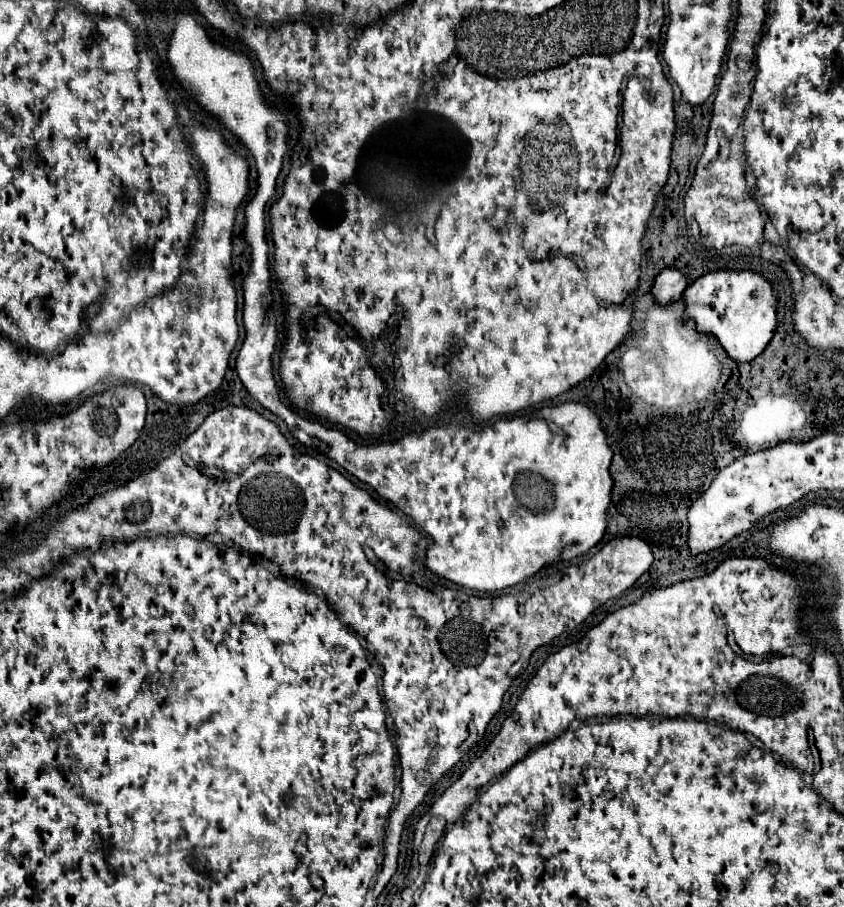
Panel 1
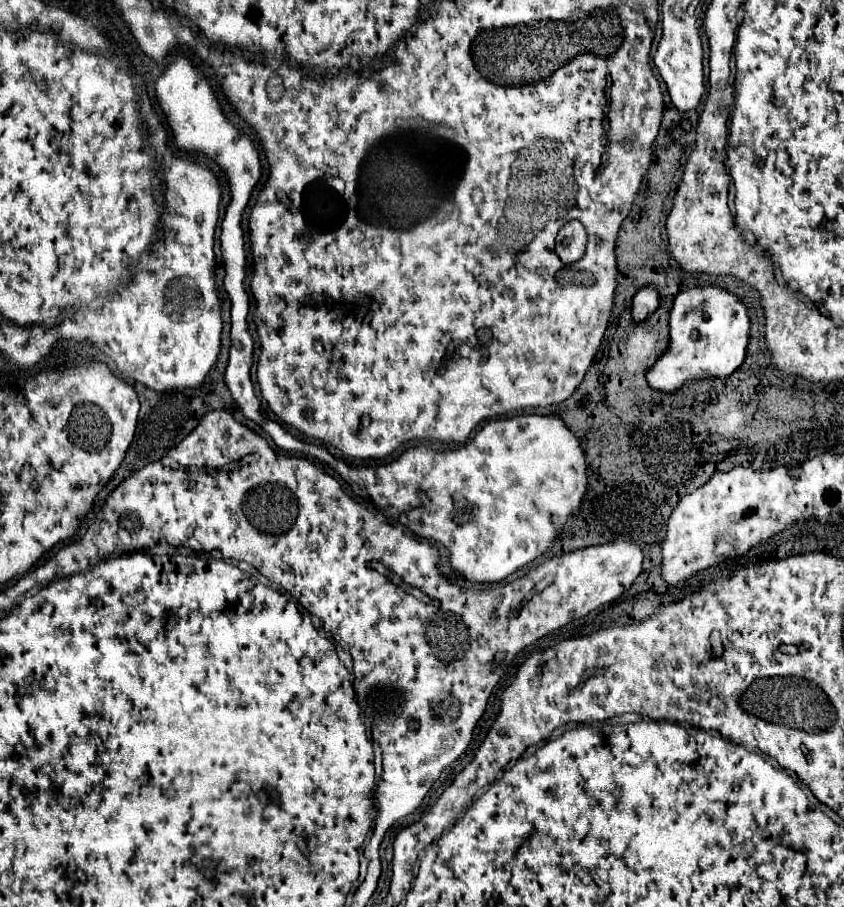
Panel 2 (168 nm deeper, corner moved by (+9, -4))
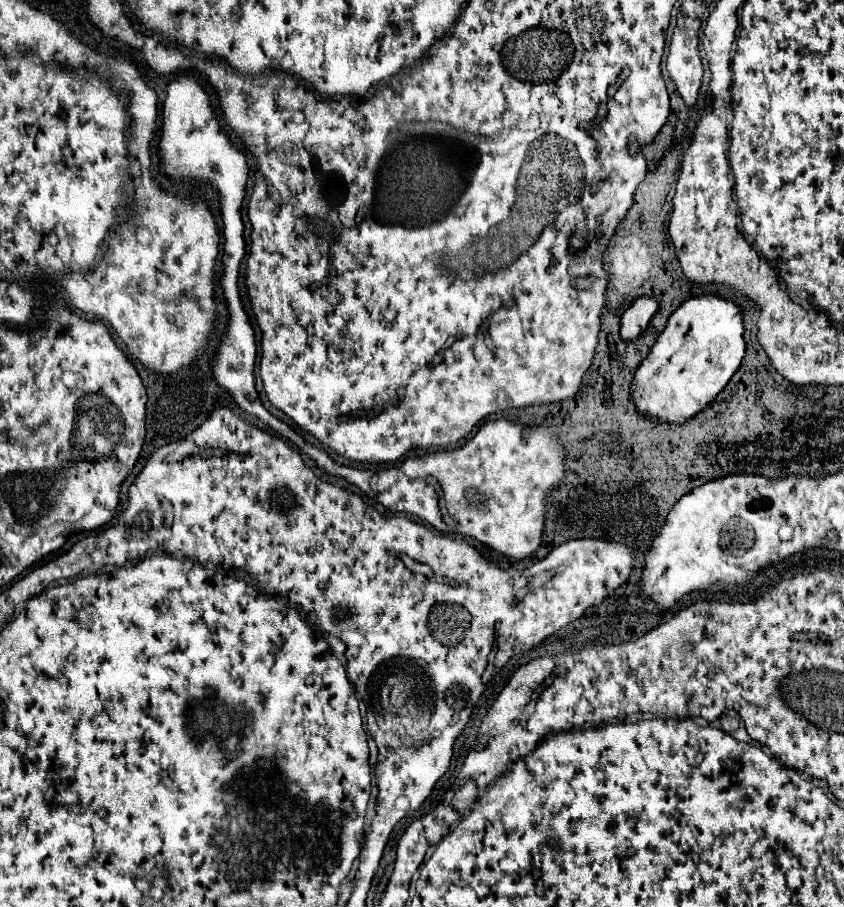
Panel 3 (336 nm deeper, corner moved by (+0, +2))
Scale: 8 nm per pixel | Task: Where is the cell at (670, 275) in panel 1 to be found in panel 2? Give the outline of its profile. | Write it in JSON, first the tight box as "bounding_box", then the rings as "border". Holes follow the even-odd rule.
{"bounding_box":[632,286,660,320],"border":[[[646,286],[642,290],[638,290],[638,294],[632,300],[632,316],[634,320],[646,320],[660,304],[660,296],[658,290],[654,286]]]}

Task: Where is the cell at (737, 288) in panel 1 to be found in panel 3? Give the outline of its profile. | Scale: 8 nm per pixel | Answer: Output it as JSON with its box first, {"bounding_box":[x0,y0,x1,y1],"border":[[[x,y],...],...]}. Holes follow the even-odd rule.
{"bounding_box":[633,296,745,424],"border":[[[691,296],[685,300],[669,318],[665,330],[659,334],[653,350],[649,356],[641,362],[641,366],[635,372],[633,380],[633,400],[639,412],[645,416],[651,416],[653,420],[671,420],[675,424],[683,424],[683,420],[691,418],[693,414],[701,412],[731,380],[731,376],[741,366],[741,360],[745,356],[745,326],[743,326],[743,314],[737,304],[731,300],[719,298],[719,296]]]}

